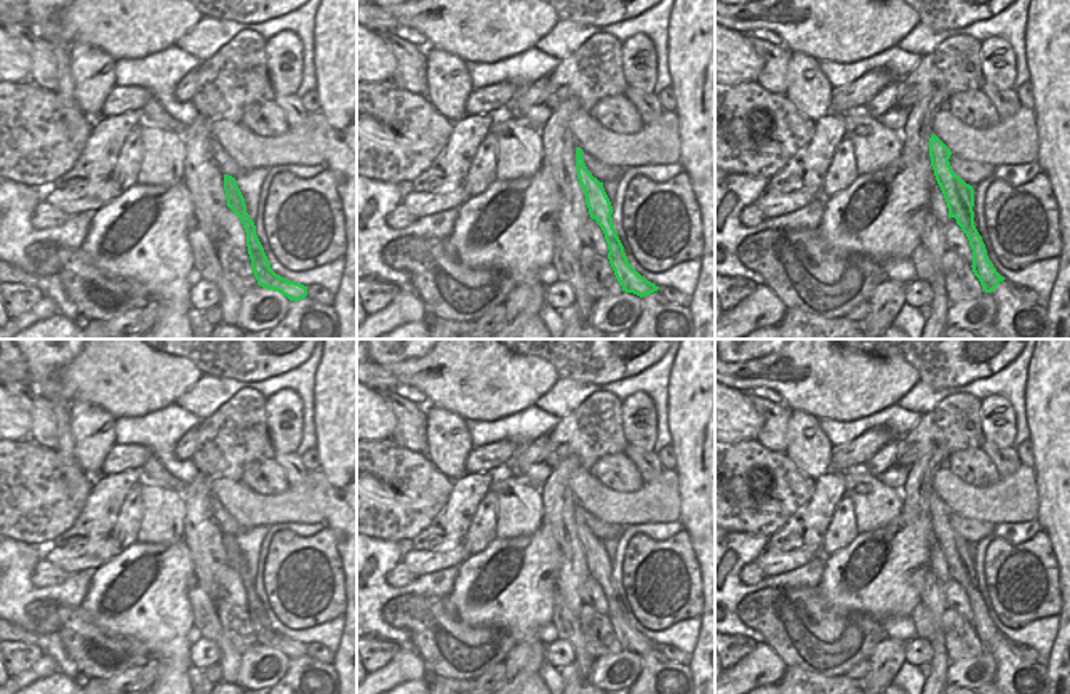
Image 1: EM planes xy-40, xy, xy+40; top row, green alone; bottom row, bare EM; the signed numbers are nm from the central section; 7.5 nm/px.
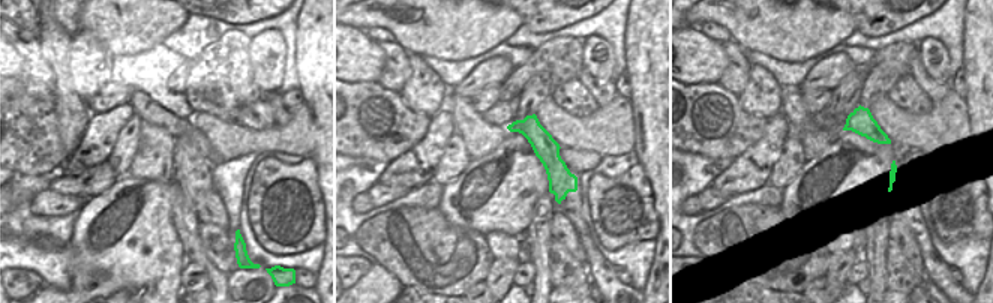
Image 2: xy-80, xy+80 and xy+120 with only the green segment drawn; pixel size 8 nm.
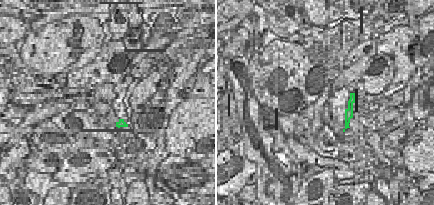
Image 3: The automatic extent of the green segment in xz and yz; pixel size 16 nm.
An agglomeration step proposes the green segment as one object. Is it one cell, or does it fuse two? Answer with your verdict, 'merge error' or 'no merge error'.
no merge error

